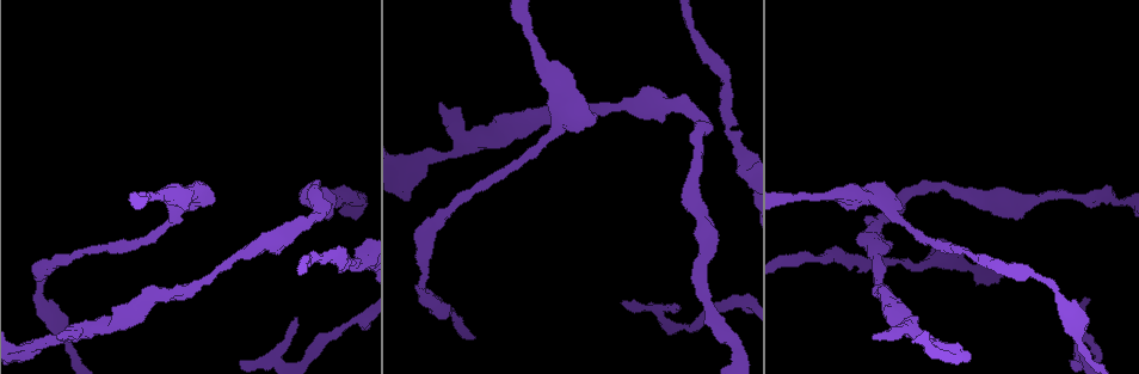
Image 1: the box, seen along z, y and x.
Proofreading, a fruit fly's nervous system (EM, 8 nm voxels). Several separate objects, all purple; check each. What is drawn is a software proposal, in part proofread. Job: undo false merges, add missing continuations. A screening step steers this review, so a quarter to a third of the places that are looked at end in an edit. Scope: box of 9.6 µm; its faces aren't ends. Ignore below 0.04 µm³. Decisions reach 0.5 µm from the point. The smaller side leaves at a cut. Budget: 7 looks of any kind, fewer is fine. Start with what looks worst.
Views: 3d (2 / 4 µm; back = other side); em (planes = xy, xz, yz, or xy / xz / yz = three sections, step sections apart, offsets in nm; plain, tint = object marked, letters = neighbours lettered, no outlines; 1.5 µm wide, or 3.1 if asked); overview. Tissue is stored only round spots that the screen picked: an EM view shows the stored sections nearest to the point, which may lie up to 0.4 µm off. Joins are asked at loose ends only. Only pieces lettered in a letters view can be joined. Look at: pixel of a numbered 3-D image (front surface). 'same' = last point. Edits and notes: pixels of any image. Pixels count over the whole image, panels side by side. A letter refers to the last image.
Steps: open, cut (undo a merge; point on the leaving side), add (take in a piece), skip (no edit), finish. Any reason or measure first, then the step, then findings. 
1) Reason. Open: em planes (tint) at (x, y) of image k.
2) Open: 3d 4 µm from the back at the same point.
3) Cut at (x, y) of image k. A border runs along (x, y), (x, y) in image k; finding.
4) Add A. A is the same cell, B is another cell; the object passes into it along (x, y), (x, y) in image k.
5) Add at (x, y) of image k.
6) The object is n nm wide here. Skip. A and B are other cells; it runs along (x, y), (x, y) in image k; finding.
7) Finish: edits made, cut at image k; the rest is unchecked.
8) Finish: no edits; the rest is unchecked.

Free end. Open: 3d 4 µm at (676, 309) of image 1.

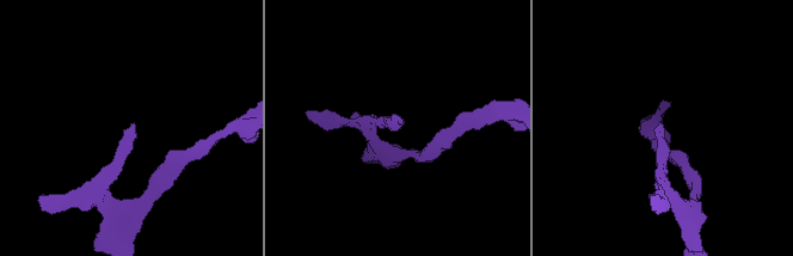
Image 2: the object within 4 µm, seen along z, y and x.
Open: em planes (letters) at (134, 122) of image 2.

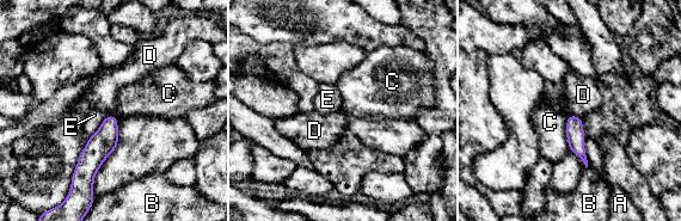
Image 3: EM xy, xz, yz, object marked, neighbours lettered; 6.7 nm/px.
The longest contact is with C, 240 nm. Skip. A, B, C, D and E are other cells; a border runs along (570, 112), (580, 117) in image 3; none of them fits.

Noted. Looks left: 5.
Calibre changes. Open: em planes (letters) at (435, 223) of image 1.

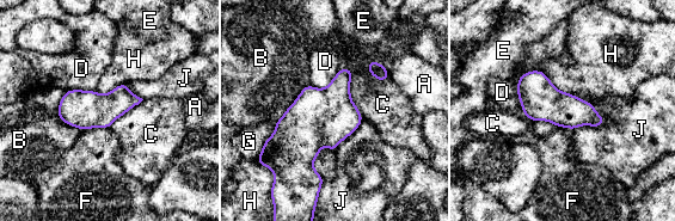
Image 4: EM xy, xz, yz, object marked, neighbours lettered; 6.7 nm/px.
Skip. A, B, C, D, E, F, G, H and J are other cells; a border runs along (343, 66), (363, 120) in image 4; continuous, no second neuron.

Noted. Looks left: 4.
Calibre changes. Open: 3d 2 µm at (728, 129) of image 1.

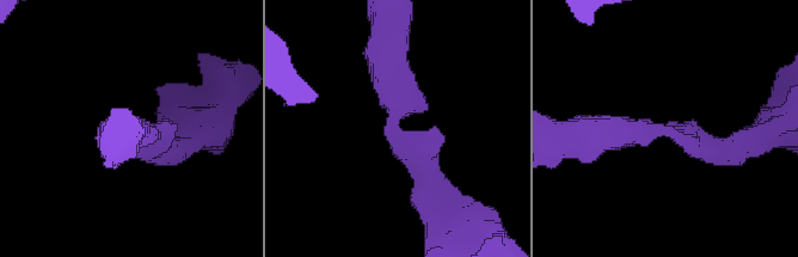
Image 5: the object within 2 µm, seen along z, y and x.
Shape alone is not enough. Open: em planes (tint) at (654, 132) of image 5.

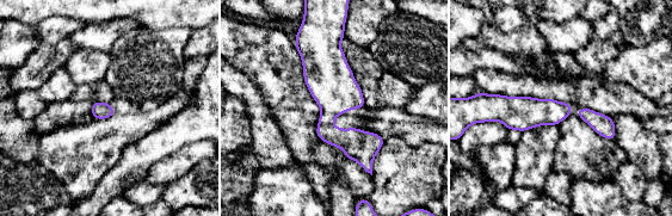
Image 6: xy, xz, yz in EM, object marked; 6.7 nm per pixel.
Open: em planes (letters) at the same point.

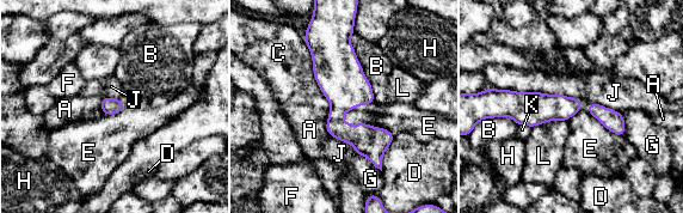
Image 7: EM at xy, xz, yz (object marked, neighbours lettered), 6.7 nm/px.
Skip. A, B, C, D, E, F, G, H, J, K and L are other cells; it runs along (338, 35), (338, 121), (379, 164) in image 7; all the same neuron.

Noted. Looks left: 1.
Finish: no edits; the rest is unchecked.

